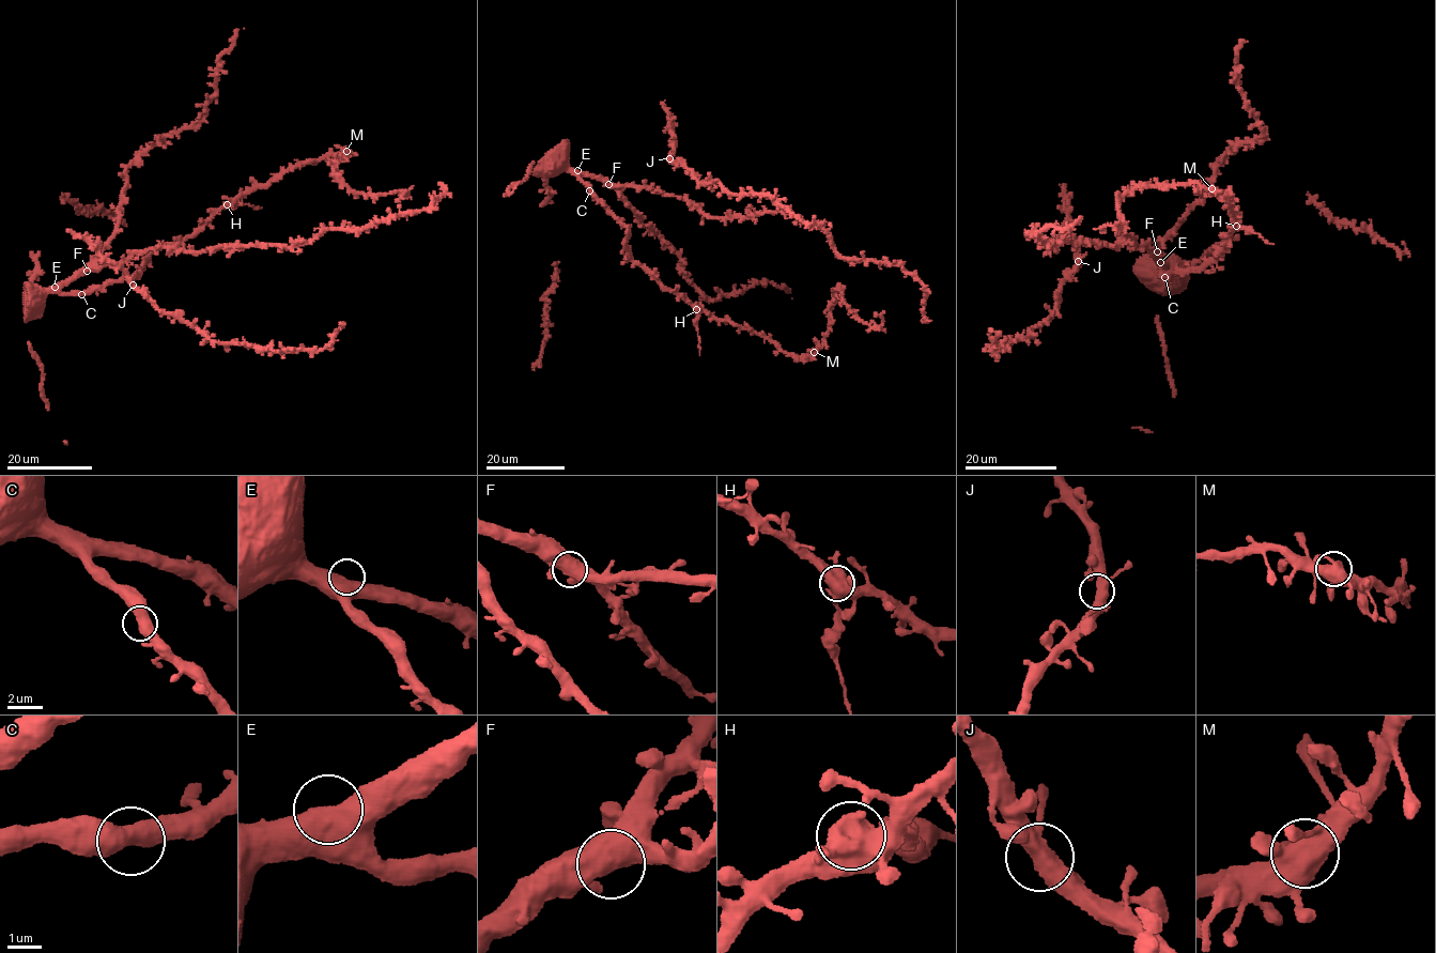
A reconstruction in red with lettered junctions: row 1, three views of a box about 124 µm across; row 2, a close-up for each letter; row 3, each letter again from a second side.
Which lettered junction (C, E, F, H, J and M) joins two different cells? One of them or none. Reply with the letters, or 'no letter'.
H

